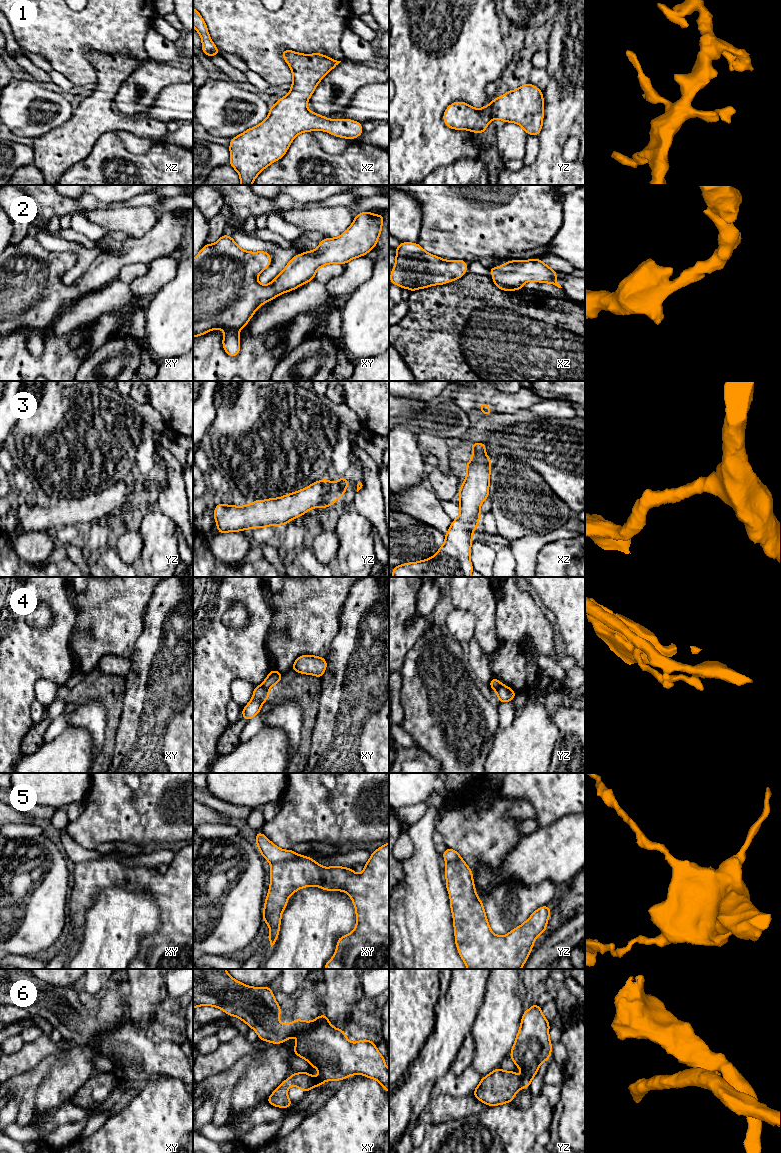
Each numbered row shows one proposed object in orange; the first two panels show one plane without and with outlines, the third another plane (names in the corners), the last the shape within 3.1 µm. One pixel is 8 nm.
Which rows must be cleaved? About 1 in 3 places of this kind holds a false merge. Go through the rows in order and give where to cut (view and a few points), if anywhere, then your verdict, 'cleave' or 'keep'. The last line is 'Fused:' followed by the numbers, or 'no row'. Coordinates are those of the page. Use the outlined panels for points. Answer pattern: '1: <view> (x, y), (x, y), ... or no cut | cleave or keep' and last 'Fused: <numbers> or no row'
1: no cut | keep
2: no cut | keep
3: no cut | keep
4: yz (503, 685), (495, 690) | cleave
5: xy (301, 855), (292, 859), (279, 860), (271, 864) | cleave
6: yz (520, 1077), (522, 1086) | cleave
Fused: 4, 5, 6

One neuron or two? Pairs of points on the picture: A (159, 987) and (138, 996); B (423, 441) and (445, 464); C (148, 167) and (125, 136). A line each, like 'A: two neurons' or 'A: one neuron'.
A: one neuron
B: one neuron
C: two neurons

